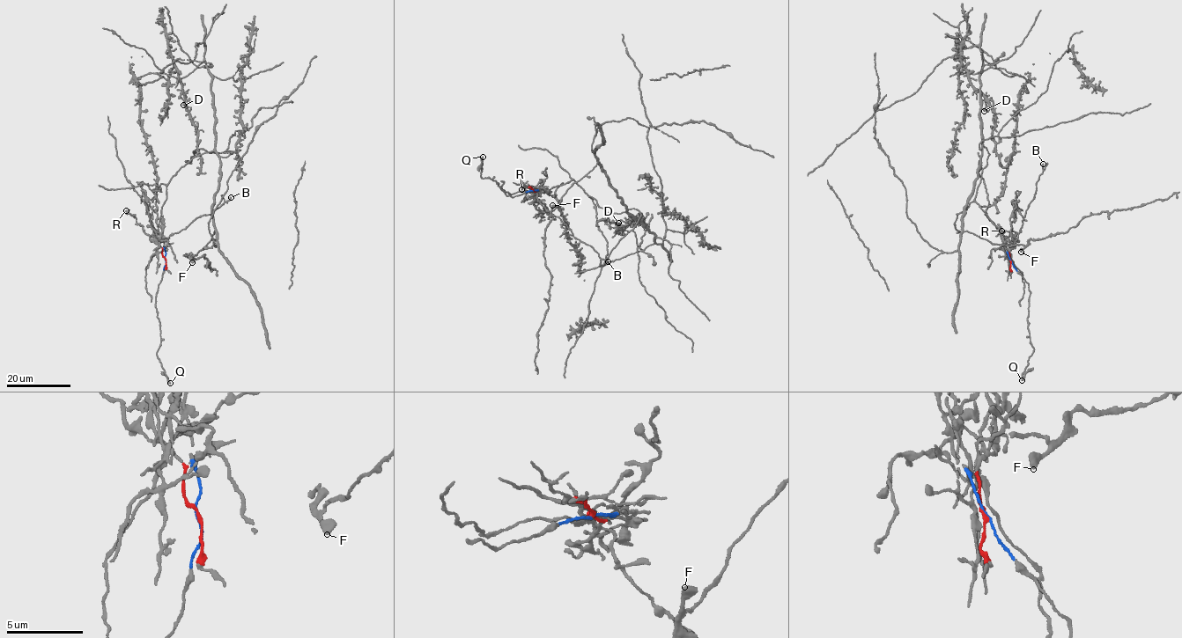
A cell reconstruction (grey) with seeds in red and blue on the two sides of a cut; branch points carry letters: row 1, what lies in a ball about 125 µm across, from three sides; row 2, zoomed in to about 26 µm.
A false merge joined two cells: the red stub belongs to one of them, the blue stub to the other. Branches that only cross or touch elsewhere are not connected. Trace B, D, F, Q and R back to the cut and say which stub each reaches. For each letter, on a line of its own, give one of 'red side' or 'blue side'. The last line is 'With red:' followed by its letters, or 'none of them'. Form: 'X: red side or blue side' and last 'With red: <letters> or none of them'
B: red side
D: blue side
F: blue side
Q: blue side
R: red side
With red: B, R

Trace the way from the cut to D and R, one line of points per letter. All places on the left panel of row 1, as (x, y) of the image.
D: (165, 259), (158, 221), (166, 184), (214, 149), (211, 76), (180, 48), (164, 6), (183, 105)
R: (165, 259), (162, 247), (150, 238), (134, 215), (125, 210)

